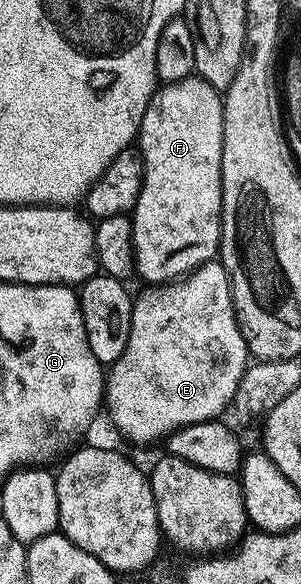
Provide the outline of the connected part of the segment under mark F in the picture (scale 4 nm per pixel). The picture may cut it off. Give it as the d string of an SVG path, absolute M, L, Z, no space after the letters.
M198 76L160 85L139 125L137 145L143 152L143 187L131 218L135 266L144 283L162 284L190 274L195 267L214 259L219 253L219 233L223 223L223 100L220 91Z

